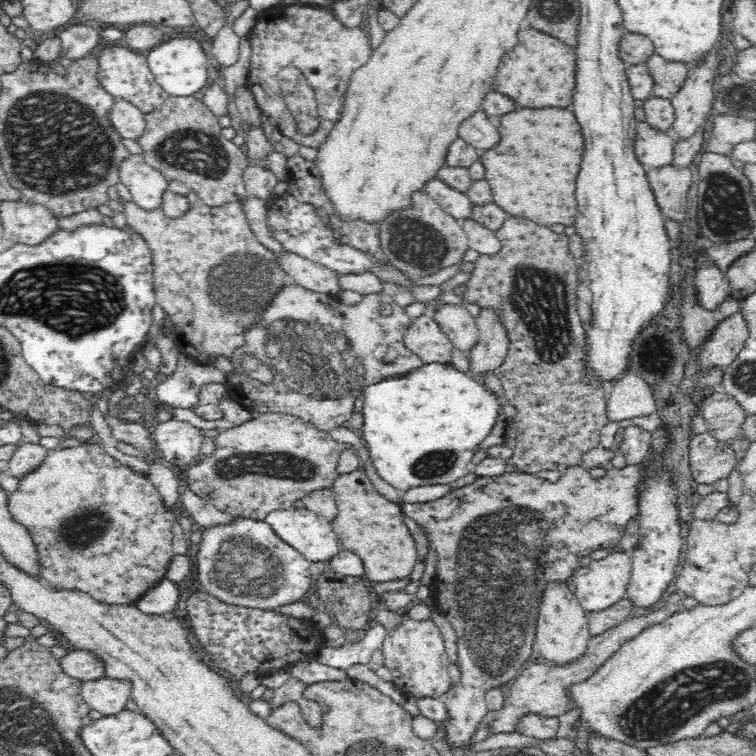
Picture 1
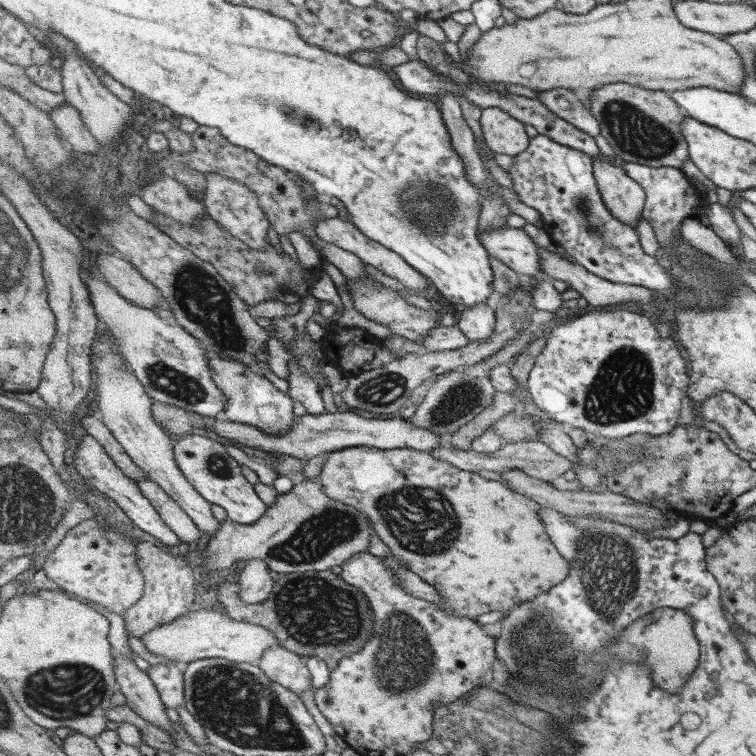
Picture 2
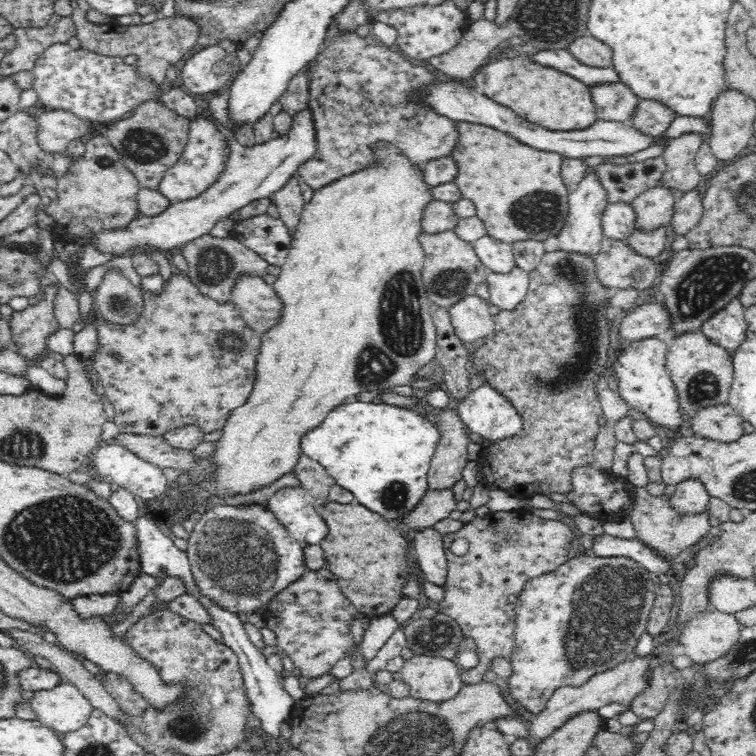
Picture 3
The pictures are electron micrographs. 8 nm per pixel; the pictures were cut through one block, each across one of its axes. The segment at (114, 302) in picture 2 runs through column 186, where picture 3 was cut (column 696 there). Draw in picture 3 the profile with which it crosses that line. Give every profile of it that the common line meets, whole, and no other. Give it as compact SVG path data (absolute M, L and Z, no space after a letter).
M701 330L680 334L667 348L665 367L674 381L682 411L688 413L692 410L698 411L708 406L727 403L733 381L733 355L729 350L724 346L713 344Z

